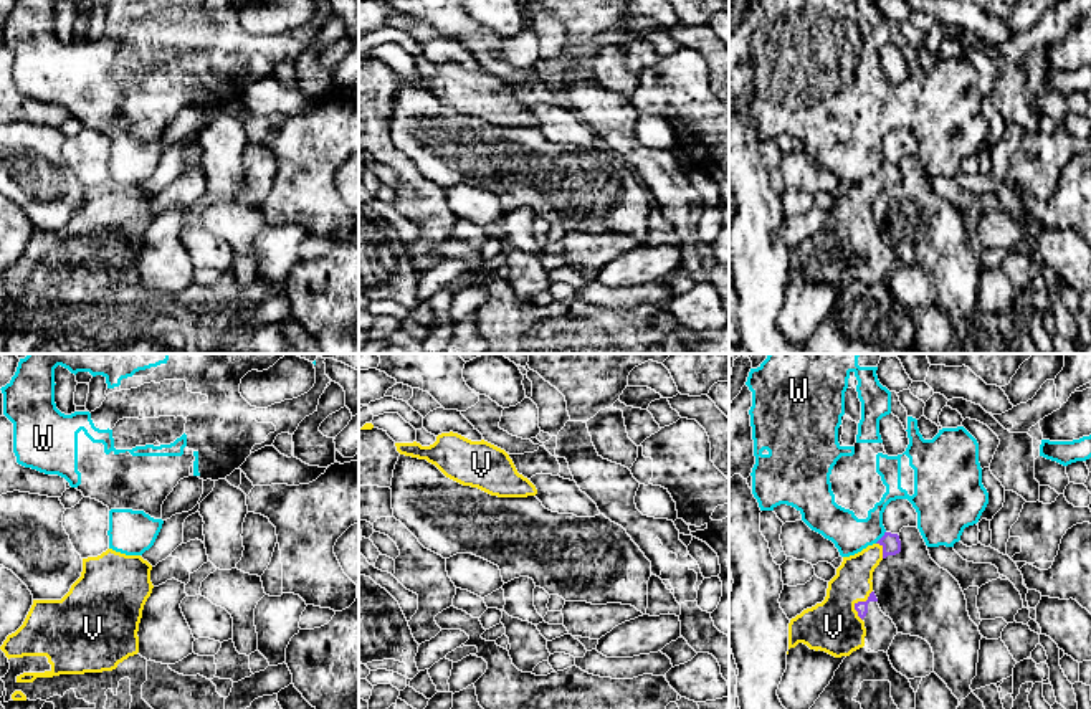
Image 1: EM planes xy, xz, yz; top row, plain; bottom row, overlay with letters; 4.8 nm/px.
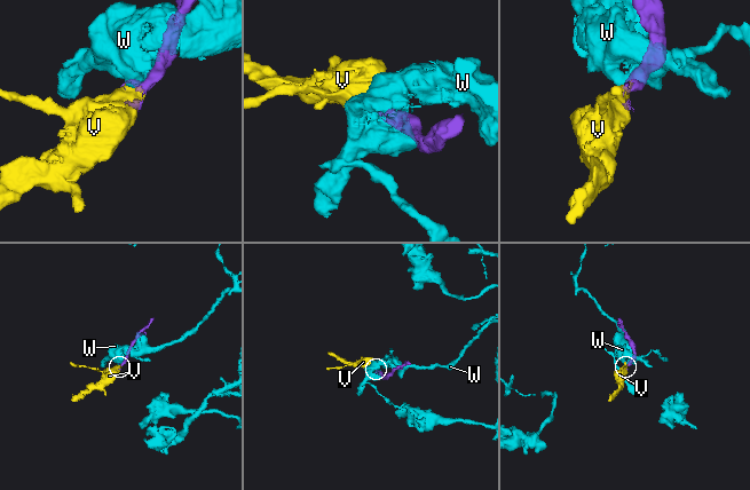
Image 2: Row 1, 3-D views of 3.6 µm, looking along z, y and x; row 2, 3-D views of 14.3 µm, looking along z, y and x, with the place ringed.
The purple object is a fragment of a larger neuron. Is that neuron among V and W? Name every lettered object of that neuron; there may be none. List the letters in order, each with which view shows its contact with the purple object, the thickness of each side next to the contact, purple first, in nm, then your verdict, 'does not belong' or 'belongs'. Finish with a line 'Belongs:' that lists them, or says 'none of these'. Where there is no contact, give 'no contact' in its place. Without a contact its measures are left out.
V: contact in yz; calibres 60 and 260 nm; belongs
W: contact in yz; calibres 90 and 180 nm; does not belong
Belongs: V

